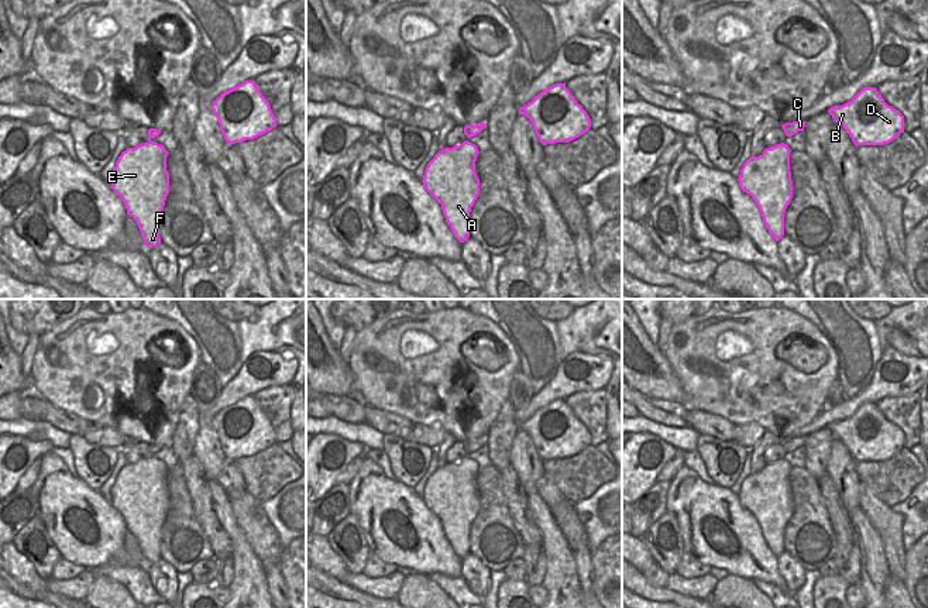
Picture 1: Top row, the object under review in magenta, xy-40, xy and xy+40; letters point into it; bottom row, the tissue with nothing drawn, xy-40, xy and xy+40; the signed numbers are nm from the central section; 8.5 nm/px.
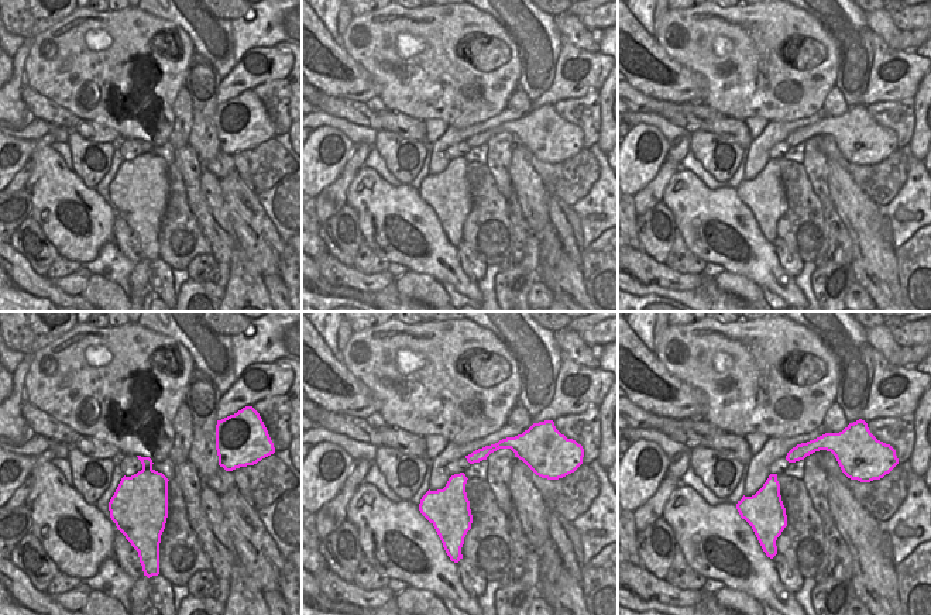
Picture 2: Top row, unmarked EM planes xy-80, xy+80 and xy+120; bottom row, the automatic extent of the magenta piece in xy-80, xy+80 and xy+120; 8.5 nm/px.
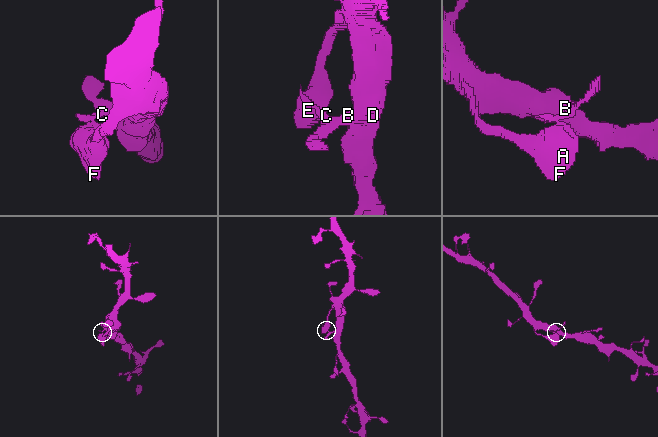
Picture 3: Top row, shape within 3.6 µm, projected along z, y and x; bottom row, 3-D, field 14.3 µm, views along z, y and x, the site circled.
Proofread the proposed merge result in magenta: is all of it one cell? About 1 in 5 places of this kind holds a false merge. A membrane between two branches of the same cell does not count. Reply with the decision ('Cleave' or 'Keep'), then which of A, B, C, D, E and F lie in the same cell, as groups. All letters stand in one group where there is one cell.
Keep. Groups: A B C D E F

